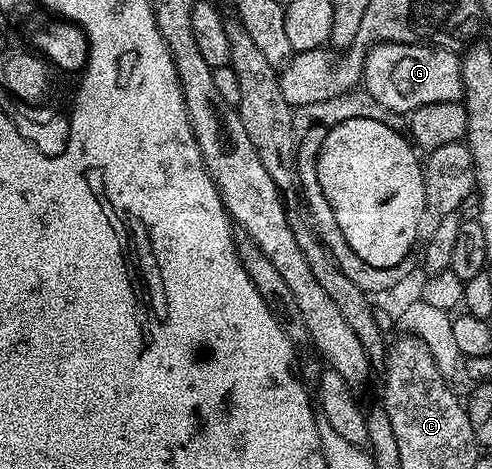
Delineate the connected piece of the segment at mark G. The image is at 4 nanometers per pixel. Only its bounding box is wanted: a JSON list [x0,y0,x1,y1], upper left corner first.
[362,42,463,115]

